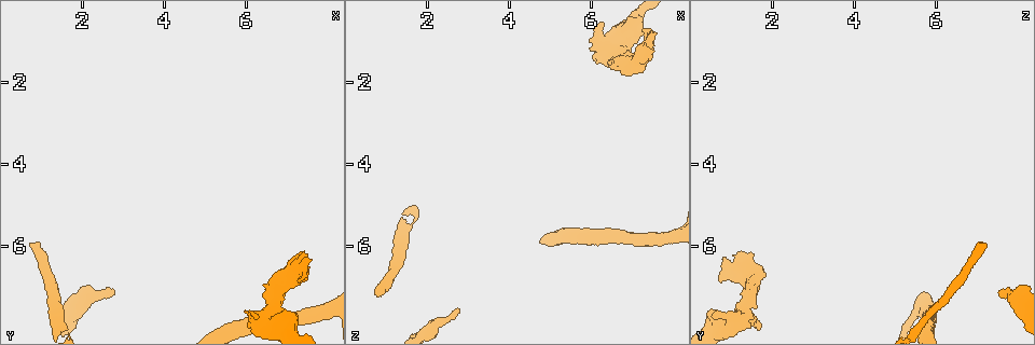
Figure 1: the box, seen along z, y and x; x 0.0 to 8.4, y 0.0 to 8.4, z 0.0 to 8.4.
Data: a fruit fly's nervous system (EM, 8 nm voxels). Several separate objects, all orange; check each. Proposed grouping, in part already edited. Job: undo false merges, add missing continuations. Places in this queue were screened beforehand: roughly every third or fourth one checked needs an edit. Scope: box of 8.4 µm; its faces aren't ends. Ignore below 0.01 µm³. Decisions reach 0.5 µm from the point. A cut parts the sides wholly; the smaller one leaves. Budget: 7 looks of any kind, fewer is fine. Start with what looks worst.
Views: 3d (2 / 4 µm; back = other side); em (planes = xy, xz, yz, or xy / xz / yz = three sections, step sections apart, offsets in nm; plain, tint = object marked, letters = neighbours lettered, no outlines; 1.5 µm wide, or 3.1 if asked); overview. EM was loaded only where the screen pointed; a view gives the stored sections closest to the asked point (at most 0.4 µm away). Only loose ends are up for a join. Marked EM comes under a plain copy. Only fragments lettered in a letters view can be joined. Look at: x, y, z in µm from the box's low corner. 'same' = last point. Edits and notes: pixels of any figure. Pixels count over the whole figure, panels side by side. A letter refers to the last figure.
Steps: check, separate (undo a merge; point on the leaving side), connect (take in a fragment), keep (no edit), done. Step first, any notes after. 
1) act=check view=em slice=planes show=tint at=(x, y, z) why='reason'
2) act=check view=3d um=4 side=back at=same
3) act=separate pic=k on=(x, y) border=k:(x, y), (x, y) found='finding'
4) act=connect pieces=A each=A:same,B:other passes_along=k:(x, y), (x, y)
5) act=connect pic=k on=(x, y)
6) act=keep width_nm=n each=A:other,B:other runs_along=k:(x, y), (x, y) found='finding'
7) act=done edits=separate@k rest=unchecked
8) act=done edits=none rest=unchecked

act=check view=em slice=planes show=tint at=(0.70, 5.95, 7.15) why='free end'

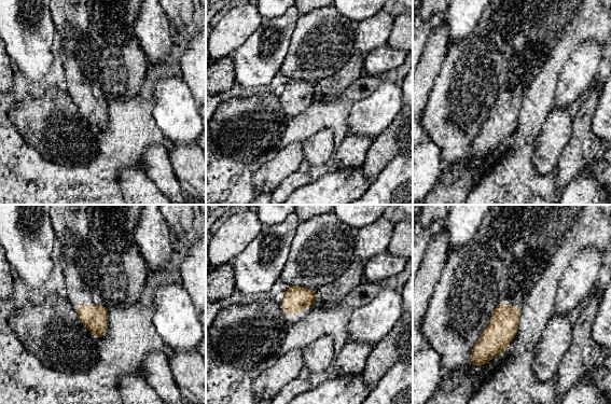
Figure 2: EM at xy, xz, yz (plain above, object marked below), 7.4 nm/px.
act=check view=em slice=planes show=letters at=same

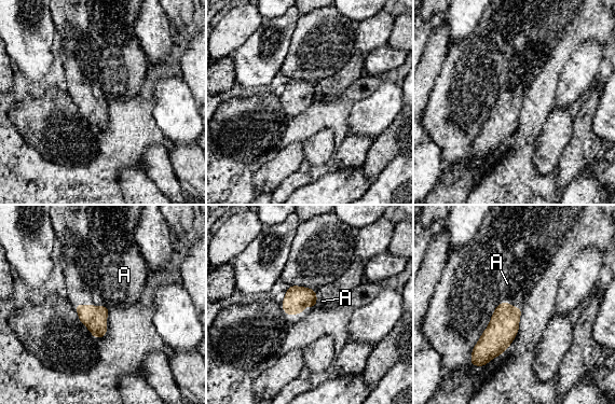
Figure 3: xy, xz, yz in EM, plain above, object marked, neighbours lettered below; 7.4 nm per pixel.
act=keep each=A:other border=3:(315, 291), (316, 305) found='no lettered fragment goes on from it'

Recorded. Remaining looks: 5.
act=check view=em slice=planes show=letters at=(7.40, 6.60, 1.00) why='abrupt turn'

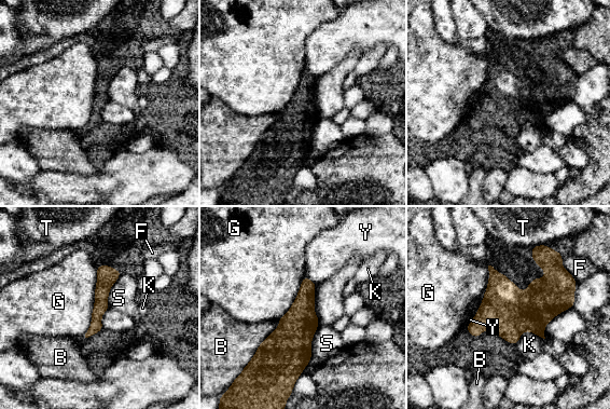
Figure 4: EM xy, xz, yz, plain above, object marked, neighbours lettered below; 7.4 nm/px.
act=keep each=B:other,F:other,G:other,K:other,S:other,T:other,Y:other found='one cell here'

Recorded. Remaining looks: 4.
act=check view=em slice=planes show=letters at=(6.20, 7.70, 1.50) why='an open end'

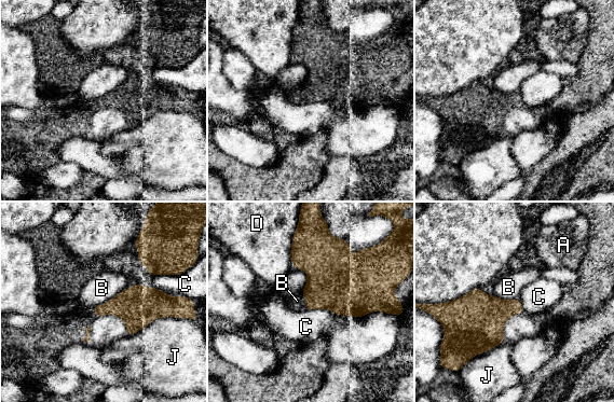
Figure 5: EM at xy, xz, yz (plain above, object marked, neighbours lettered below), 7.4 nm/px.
act=keep each=A:other,B:other,C:other,D:other,J:other border=5:(126, 288), (106, 302), (93, 307) found='none of them fits'

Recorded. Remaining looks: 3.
act=done edits=none rest=unchecked

